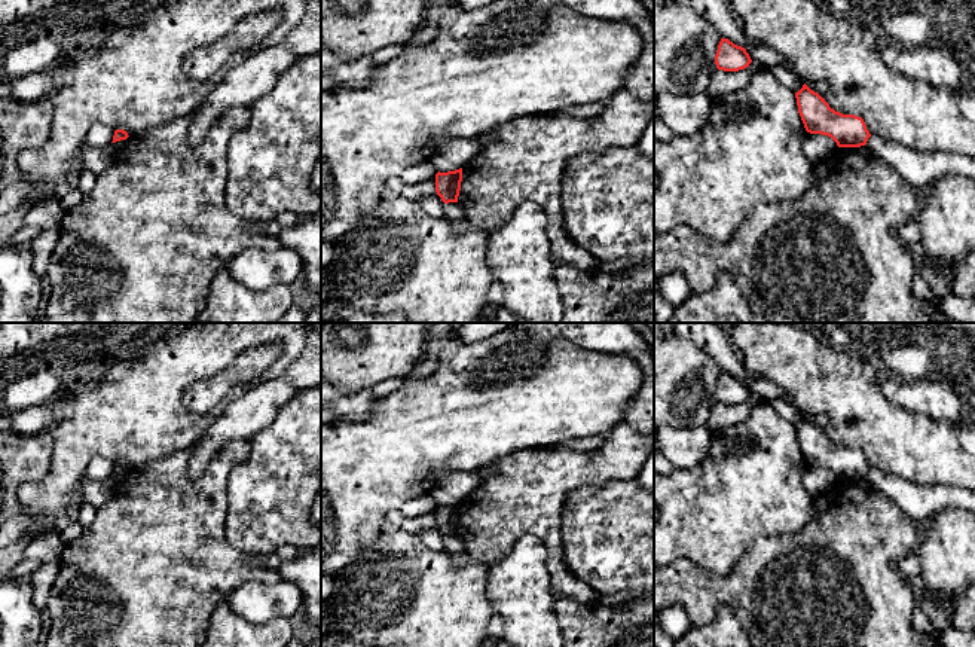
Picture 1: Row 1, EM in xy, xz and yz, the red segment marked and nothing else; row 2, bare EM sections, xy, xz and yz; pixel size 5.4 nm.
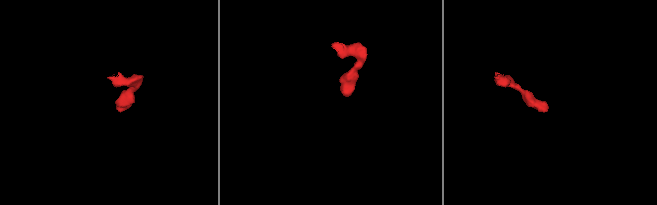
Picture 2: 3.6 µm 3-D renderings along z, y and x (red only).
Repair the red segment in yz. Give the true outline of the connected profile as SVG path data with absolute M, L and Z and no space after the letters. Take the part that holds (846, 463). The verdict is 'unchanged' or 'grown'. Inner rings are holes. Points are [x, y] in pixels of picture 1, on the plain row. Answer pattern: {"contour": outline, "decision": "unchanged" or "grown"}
{"contour": "M806 416L795 425L795 431L807 466L828 469L838 480L861 480L871 470L862 451L835 445Z", "decision": "unchanged"}

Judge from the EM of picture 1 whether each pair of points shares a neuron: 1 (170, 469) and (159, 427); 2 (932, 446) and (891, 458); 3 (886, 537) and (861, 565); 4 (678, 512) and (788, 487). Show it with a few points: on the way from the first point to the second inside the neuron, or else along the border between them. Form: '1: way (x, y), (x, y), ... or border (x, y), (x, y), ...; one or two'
1: border (190, 446), (134, 467); two
2: way (922, 448), (901, 448); one
3: way (882, 545), (868, 558); one
4: way (705, 512), (715, 512), (751, 487), (761, 487); one

